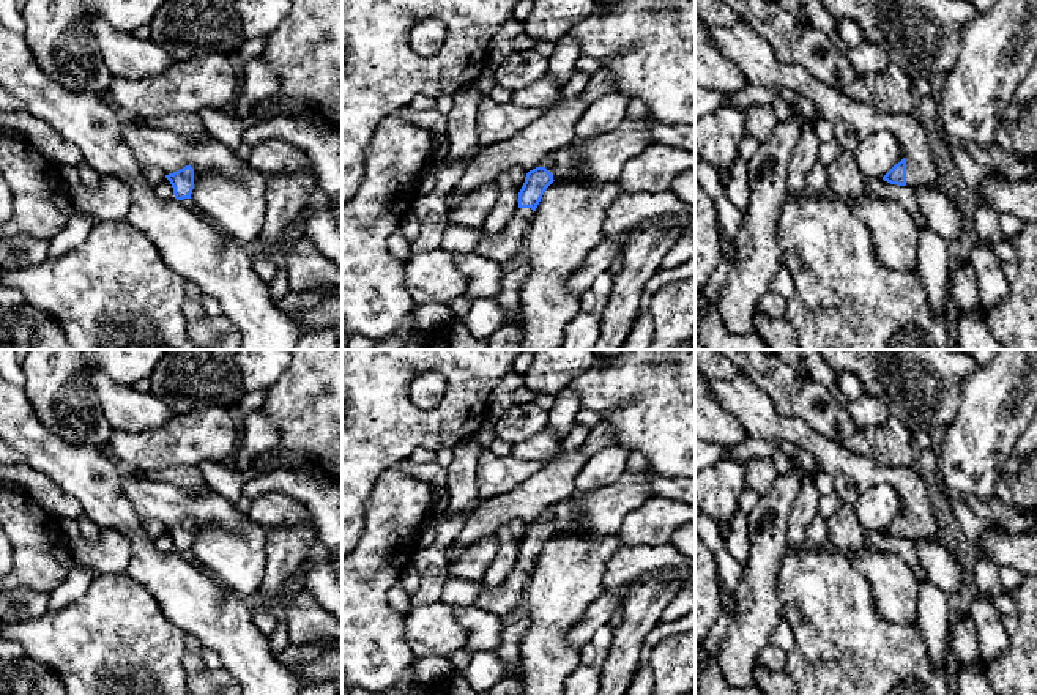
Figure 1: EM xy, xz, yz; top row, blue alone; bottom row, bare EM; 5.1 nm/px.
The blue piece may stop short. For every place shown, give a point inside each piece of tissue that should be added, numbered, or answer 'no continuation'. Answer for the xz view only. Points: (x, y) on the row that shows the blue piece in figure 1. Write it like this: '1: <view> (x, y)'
1: xz (500, 248)

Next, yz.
1: yz (851, 123)

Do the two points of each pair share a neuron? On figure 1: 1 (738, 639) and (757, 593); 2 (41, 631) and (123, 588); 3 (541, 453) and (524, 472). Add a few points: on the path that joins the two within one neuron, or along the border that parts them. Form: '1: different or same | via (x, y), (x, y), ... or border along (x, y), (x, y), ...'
1: same | via (749, 628), (757, 616), (757, 604)
2: same | via (62, 631), (81, 631), (103, 609)
3: different | border along (511, 456), (520, 460), (547, 462)

